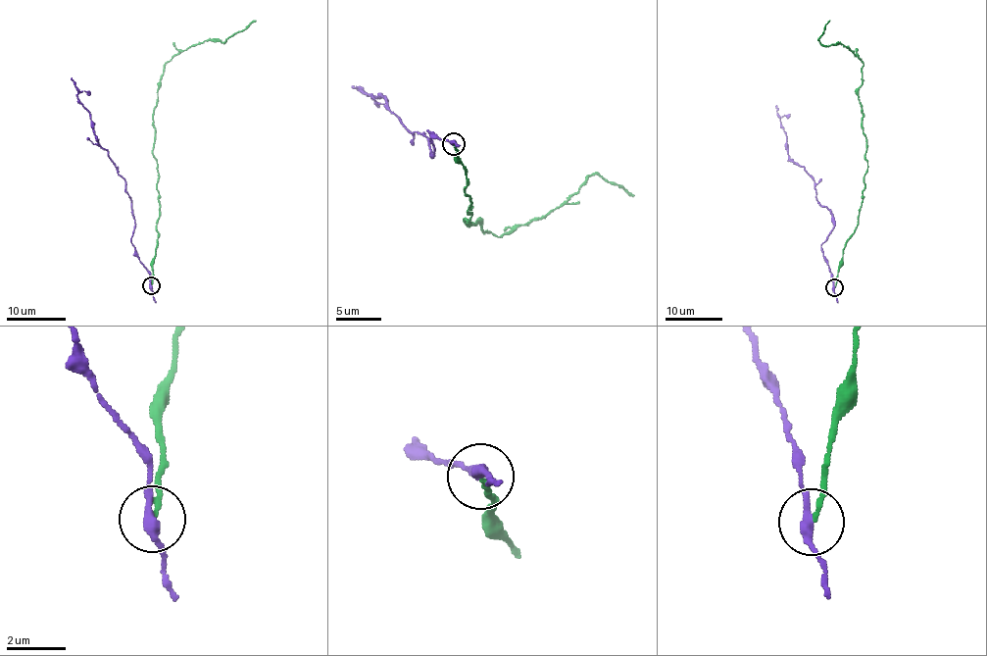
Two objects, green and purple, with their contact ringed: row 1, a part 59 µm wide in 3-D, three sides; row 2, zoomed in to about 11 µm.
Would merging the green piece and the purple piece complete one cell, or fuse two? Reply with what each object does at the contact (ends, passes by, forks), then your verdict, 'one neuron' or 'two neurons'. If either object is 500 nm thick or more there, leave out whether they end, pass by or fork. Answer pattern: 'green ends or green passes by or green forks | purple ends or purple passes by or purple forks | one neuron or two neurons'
green ends | purple passes by | two neurons

